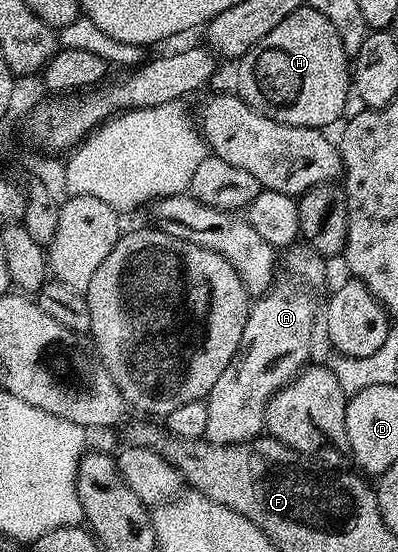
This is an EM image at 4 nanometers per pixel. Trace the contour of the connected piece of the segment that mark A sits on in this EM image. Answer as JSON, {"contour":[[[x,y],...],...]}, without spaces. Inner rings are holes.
{"contour":[[[306,243],[292,245],[284,257],[287,258],[281,261],[281,283],[254,298],[237,355],[233,355],[229,367],[213,383],[213,391],[205,399],[209,407],[205,438],[218,445],[239,445],[260,436],[265,429],[263,420],[269,399],[308,364],[311,336],[315,333],[311,296],[326,283],[328,262]]]}

